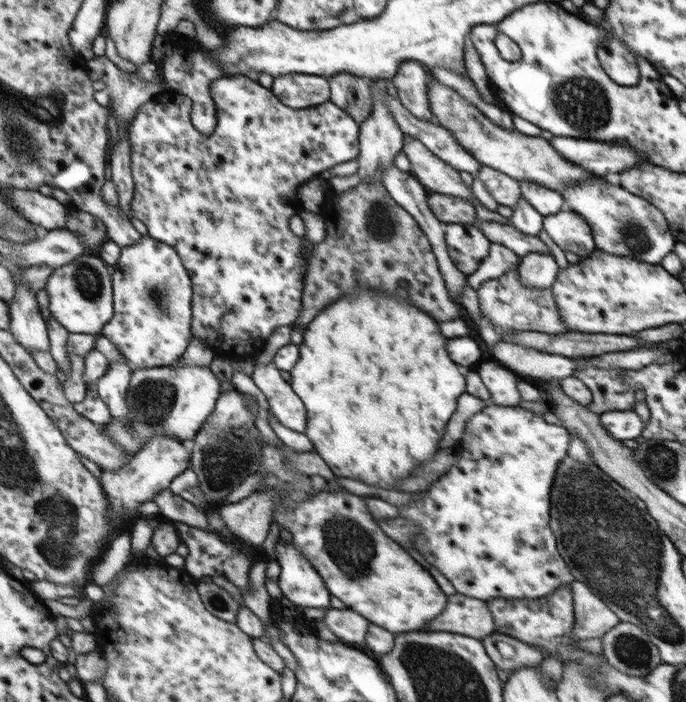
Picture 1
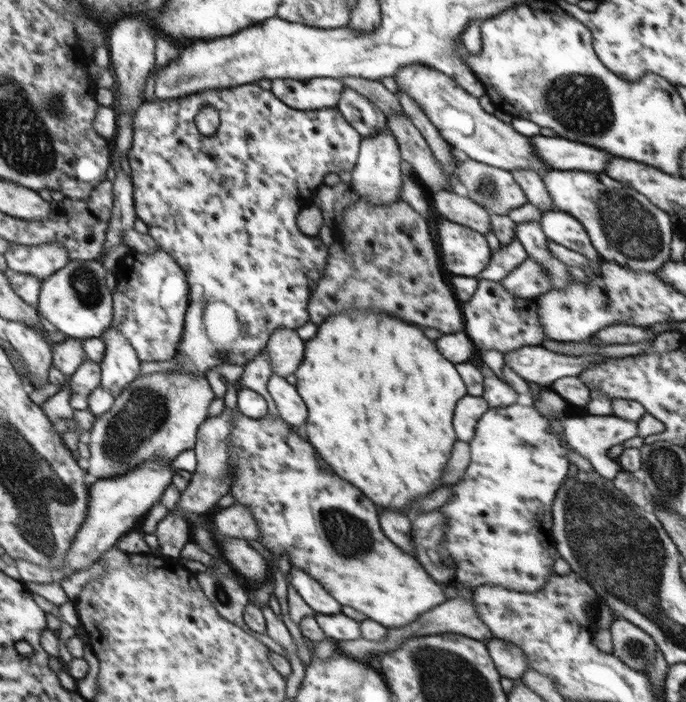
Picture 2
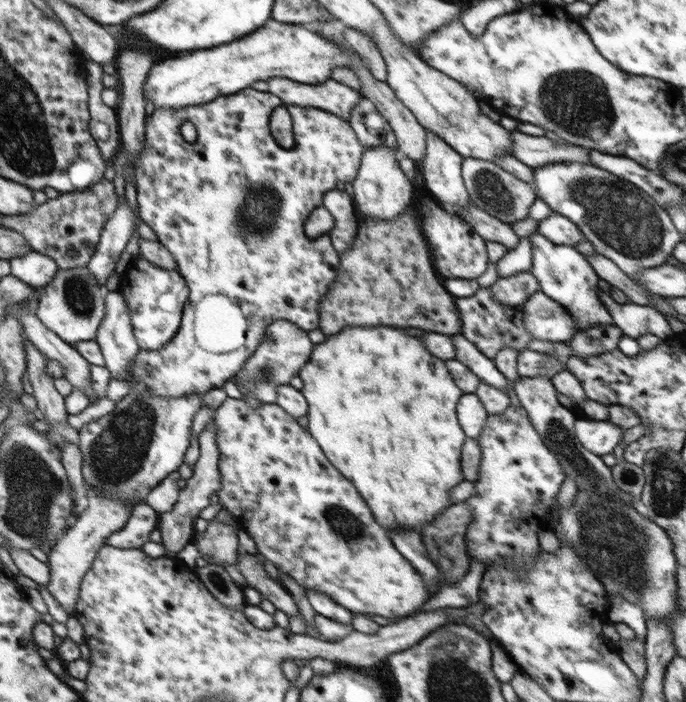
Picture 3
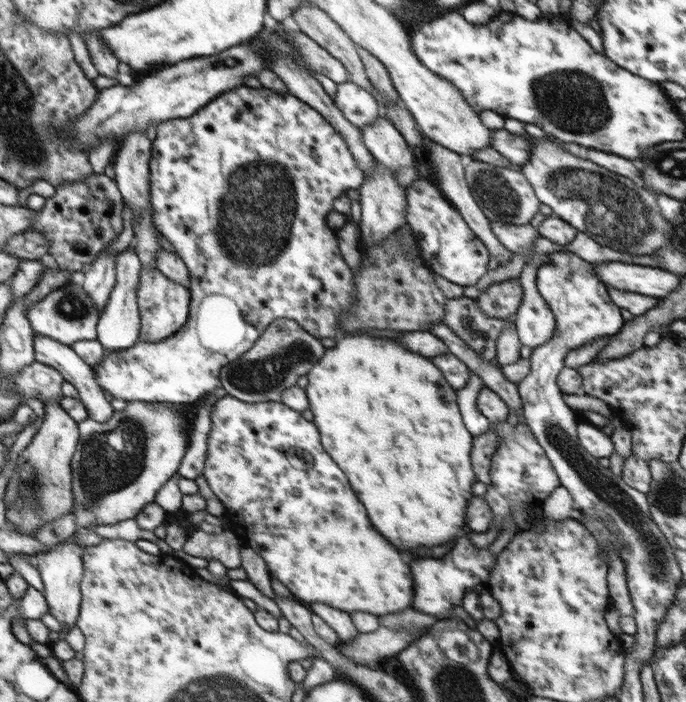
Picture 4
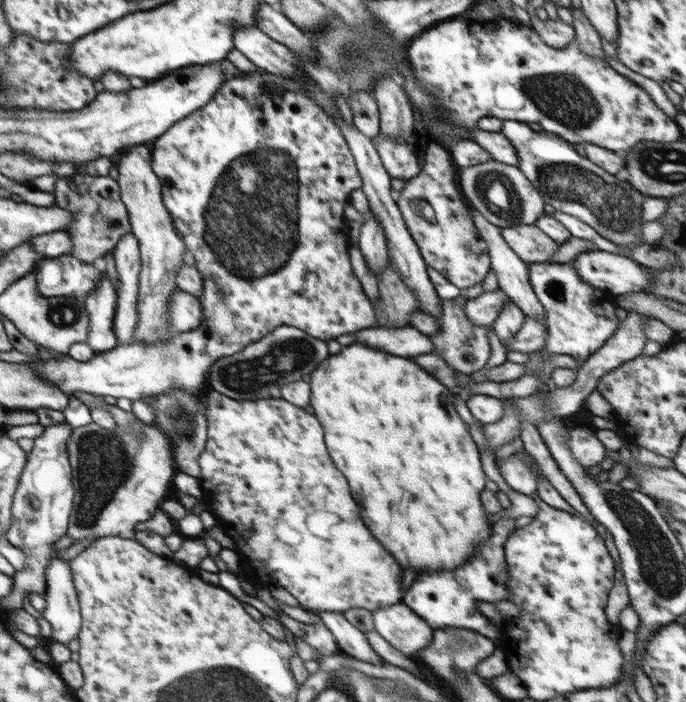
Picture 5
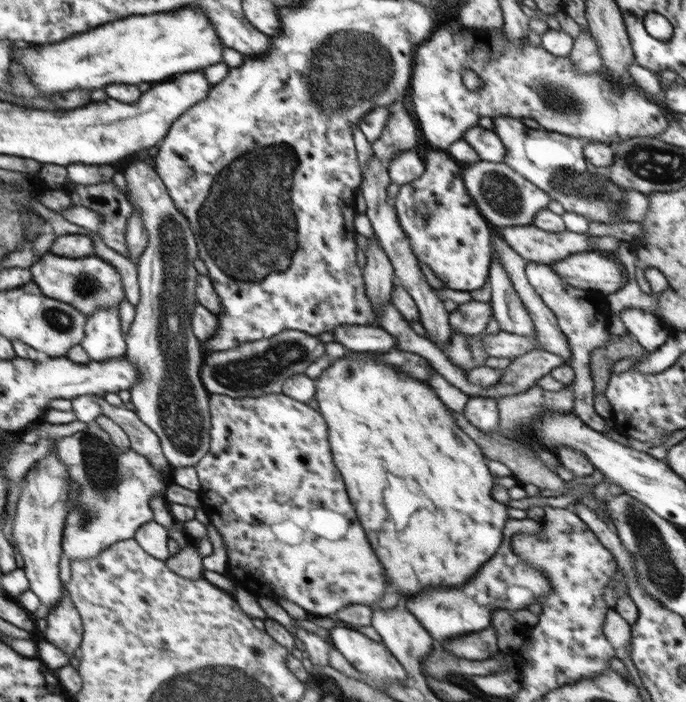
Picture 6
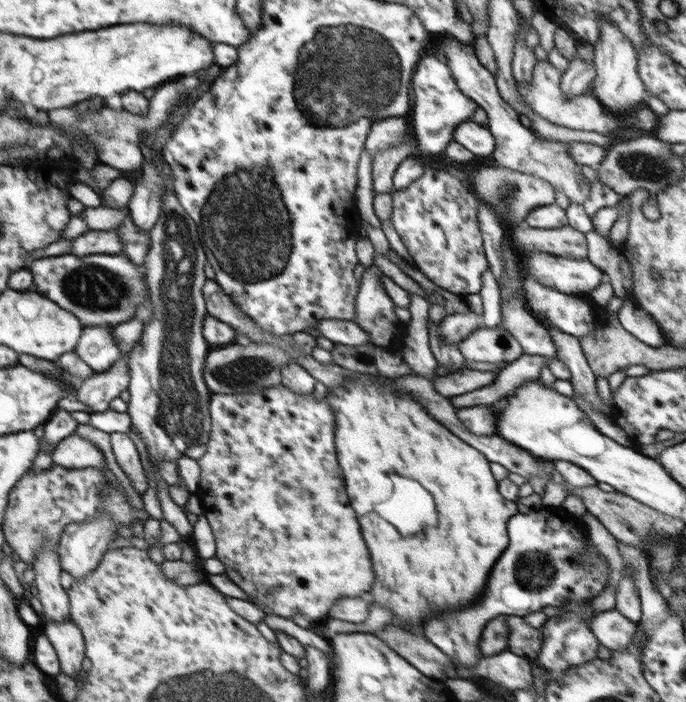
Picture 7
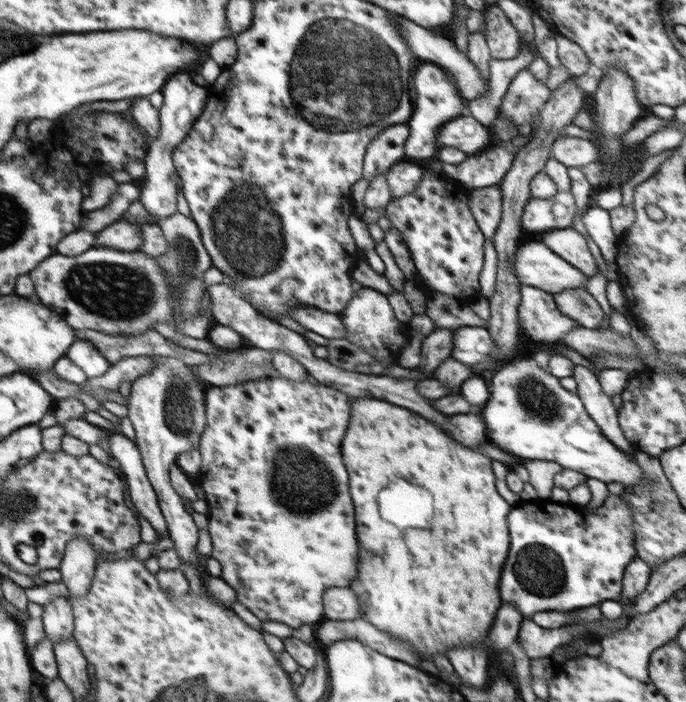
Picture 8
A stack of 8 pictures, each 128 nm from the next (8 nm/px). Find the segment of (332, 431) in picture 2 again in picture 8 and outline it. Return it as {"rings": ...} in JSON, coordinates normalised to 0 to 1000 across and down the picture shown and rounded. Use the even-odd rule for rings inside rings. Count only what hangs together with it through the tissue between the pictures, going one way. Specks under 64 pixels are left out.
{"rings":[[[512,566],[512,580],[510,605],[507,605],[504,620],[500,623],[496,644],[499,658],[510,675],[510,704],[513,704],[516,724],[519,724],[522,821],[510,838],[519,843],[519,852],[525,858],[525,869],[531,869],[531,872],[525,872],[525,880],[534,880],[539,889],[554,897],[567,900],[589,915],[596,915],[602,920],[602,926],[621,939],[628,939],[633,932],[650,932],[656,923],[685,920],[685,917],[697,917],[697,915],[708,916],[711,900],[716,897],[714,892],[723,880],[726,866],[732,862],[726,832],[729,832],[729,815],[732,815],[732,806],[738,801],[738,792],[742,786],[741,775],[743,775],[738,735],[749,722],[738,712],[732,712],[732,707],[726,707],[726,701],[723,701],[717,655],[704,645],[700,647],[700,644],[691,644],[691,640],[685,641],[665,632],[662,627],[647,621],[647,615],[633,610],[612,590],[598,587],[592,581],[580,581],[566,571],[542,566]],[[560,721],[563,721],[563,726],[560,726]],[[592,772],[598,772],[598,778],[603,778],[603,783],[592,783]]]}

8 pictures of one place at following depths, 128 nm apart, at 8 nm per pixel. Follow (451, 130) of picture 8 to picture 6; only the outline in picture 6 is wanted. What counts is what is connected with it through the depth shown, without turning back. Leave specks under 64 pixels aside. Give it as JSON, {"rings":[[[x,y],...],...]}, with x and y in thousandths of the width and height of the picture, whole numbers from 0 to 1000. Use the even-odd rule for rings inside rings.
{"rings":[[[694,178],[676,189],[675,198],[692,211],[700,229],[733,231],[736,211],[719,185],[708,185]]]}

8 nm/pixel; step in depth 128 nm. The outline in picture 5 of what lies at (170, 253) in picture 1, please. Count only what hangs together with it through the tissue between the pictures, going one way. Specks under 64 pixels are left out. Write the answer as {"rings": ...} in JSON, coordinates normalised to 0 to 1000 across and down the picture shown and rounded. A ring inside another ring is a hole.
{"rings":[[[258,410],[246,427],[246,469],[274,473],[296,459],[294,434],[289,423]]]}

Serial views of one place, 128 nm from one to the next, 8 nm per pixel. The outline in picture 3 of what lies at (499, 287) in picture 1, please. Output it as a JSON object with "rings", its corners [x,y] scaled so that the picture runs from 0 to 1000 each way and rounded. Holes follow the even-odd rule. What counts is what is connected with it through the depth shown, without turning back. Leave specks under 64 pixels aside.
{"rings":[[[703,409],[688,422],[665,425],[663,432],[672,456],[672,477],[711,510],[719,511],[730,496],[751,496],[754,500],[761,500],[777,483],[762,460],[762,434],[729,433],[717,425],[713,410]]]}

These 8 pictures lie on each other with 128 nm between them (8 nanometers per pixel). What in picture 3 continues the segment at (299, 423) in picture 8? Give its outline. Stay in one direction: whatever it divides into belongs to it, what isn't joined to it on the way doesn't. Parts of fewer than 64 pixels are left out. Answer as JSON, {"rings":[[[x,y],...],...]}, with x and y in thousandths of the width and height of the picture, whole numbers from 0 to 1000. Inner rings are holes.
{"rings":[[[331,566],[327,573],[313,584],[309,601],[315,603],[315,632],[321,642],[321,658],[318,668],[324,682],[324,695],[318,698],[319,717],[335,729],[343,742],[345,752],[356,755],[364,766],[370,769],[376,788],[385,793],[386,799],[399,802],[407,816],[417,816],[423,821],[434,835],[440,835],[445,840],[459,840],[480,849],[487,858],[496,863],[507,866],[510,872],[519,875],[551,875],[560,880],[589,880],[595,875],[601,875],[603,869],[609,869],[621,855],[624,855],[625,843],[618,838],[617,826],[603,808],[598,806],[598,801],[574,781],[571,769],[566,766],[563,755],[557,749],[551,749],[542,738],[542,729],[536,726],[534,715],[525,709],[525,704],[519,701],[519,695],[513,692],[510,684],[504,684],[497,672],[493,672],[487,664],[478,657],[472,644],[464,635],[464,630],[455,624],[452,615],[446,610],[440,610],[434,604],[433,597],[420,590],[405,574],[382,574],[373,581],[367,581],[356,568],[341,568]]]}

